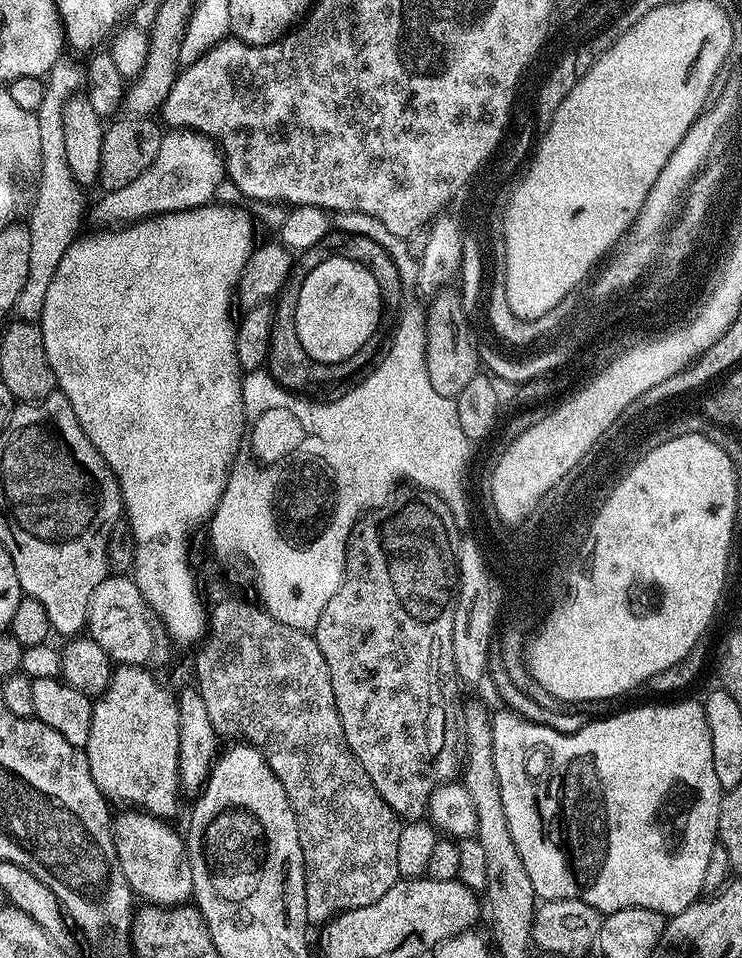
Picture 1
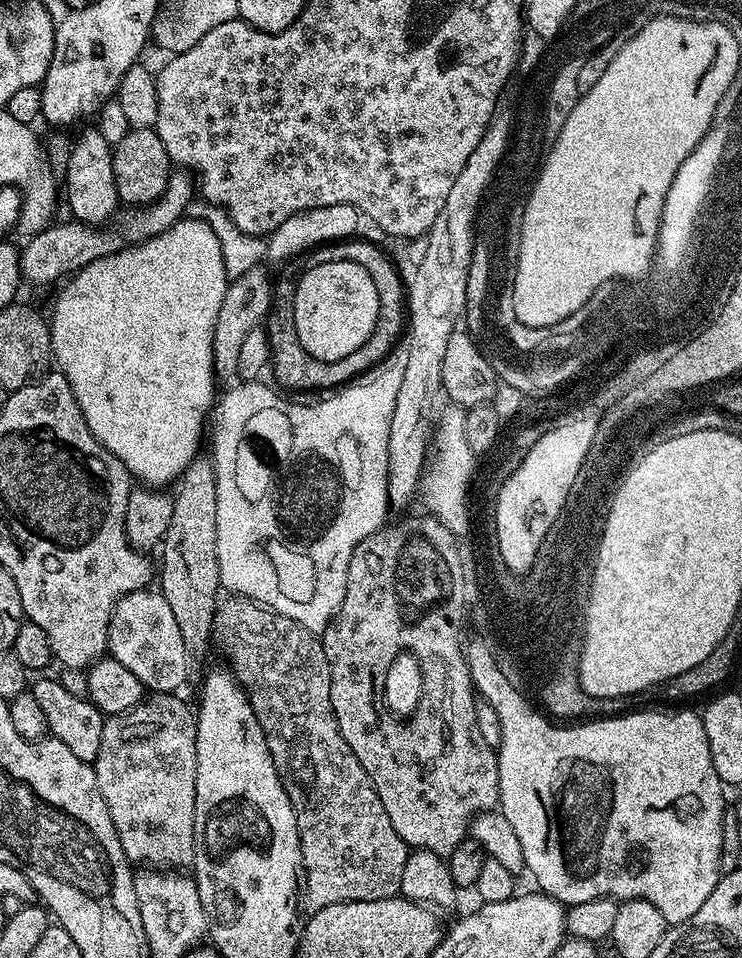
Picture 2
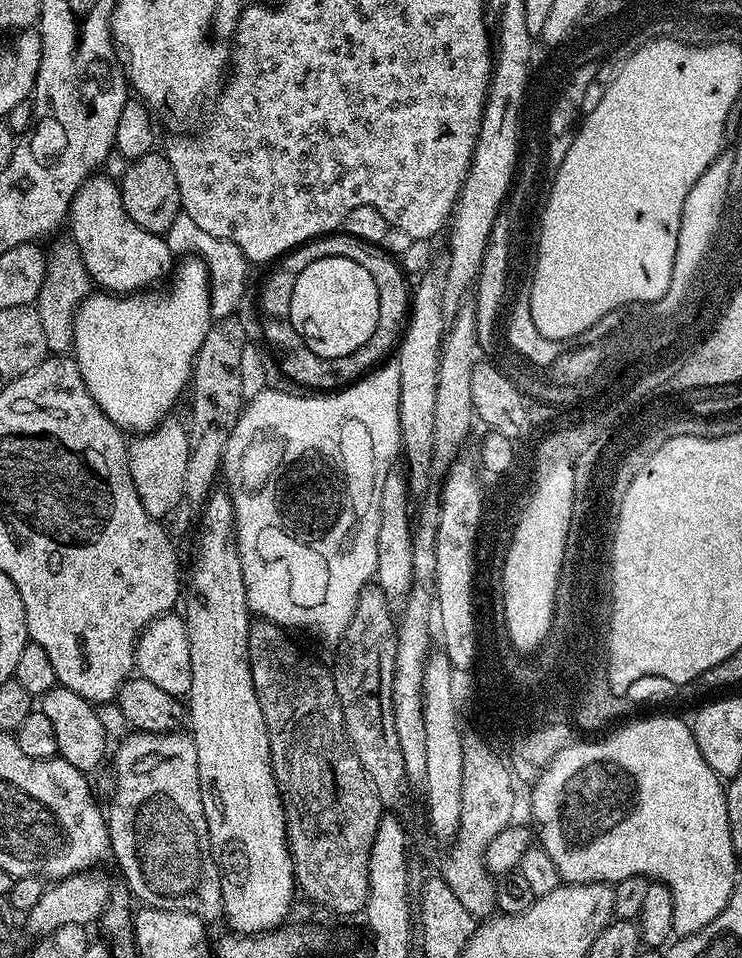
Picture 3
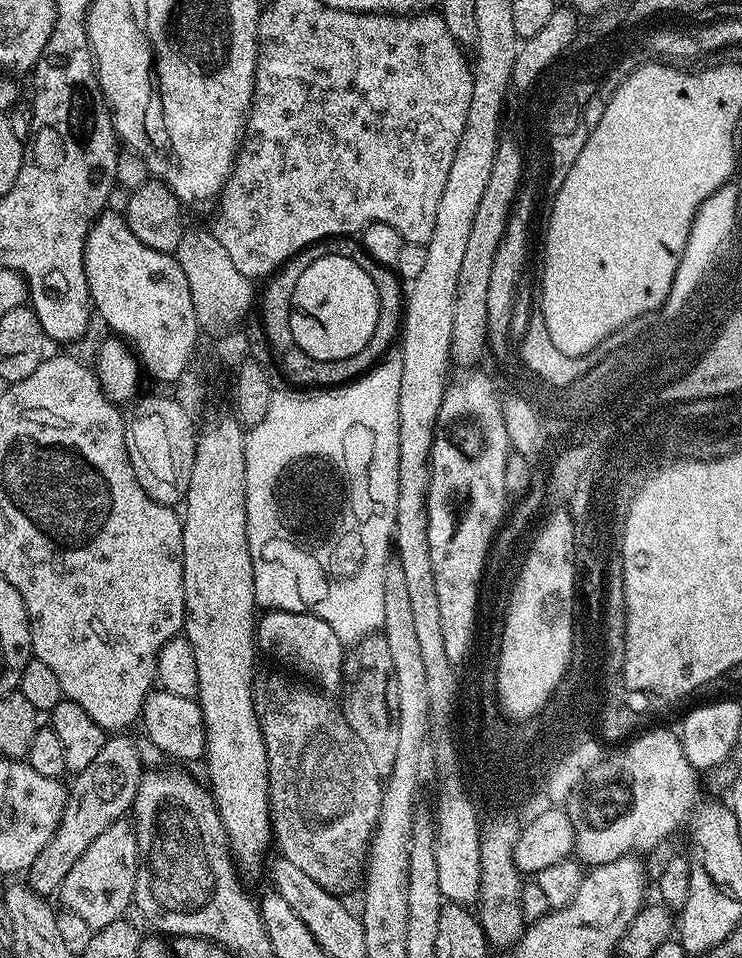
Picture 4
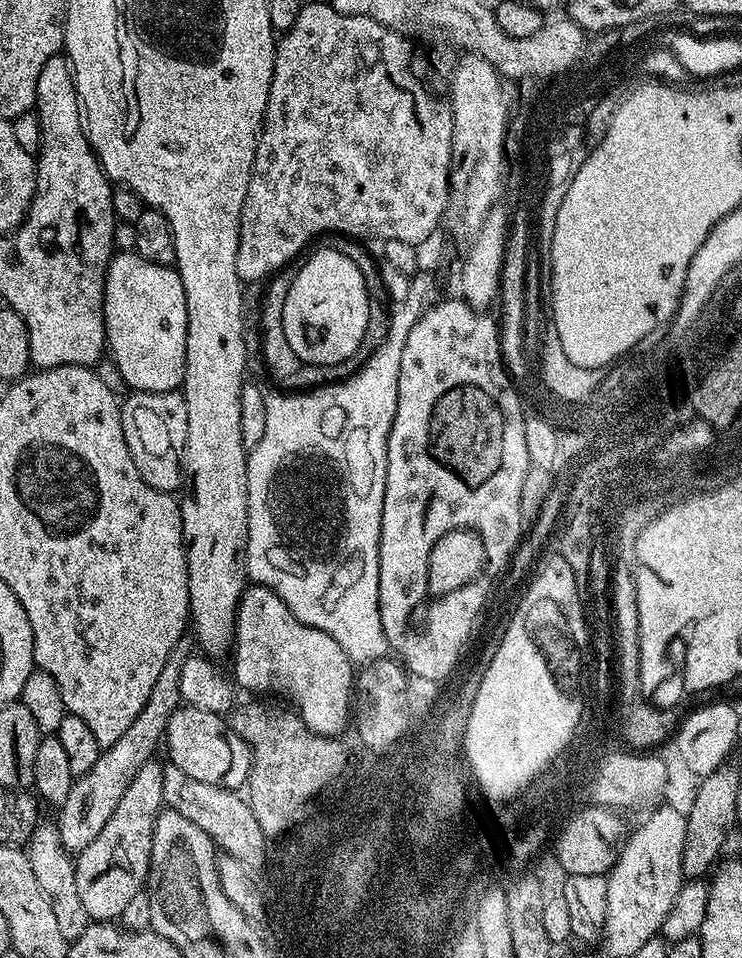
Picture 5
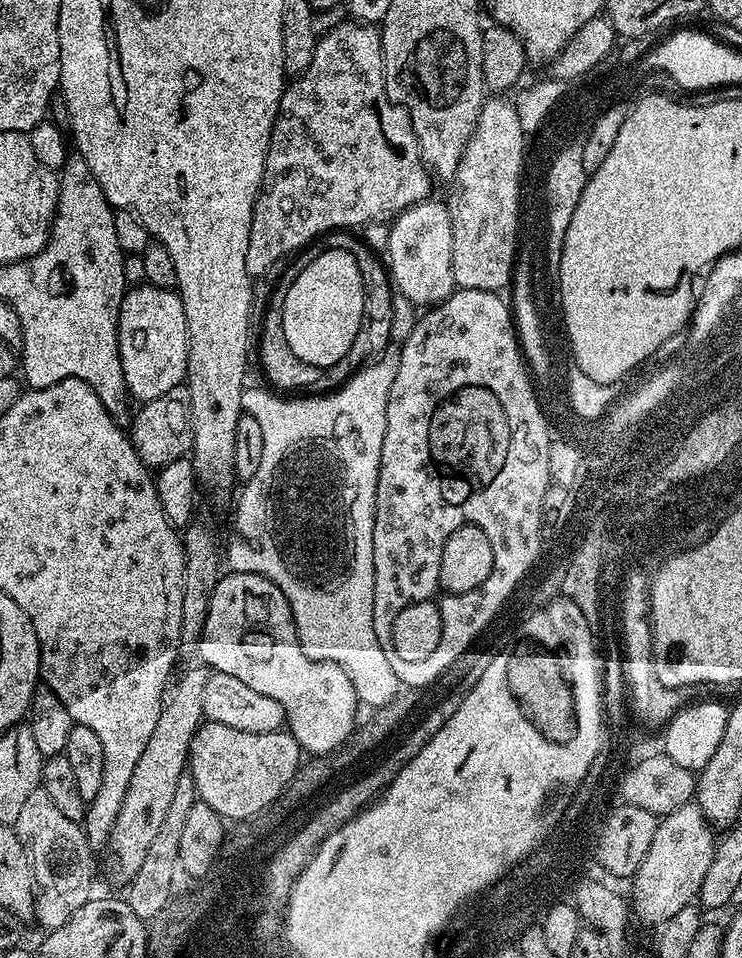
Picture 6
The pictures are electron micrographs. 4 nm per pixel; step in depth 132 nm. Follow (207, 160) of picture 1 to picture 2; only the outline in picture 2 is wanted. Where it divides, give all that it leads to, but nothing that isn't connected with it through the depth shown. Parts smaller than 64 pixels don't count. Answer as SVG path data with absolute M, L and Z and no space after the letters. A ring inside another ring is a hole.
M176 170L169 175L168 185L151 204L125 207L117 211L111 221L103 226L81 224L79 220L71 218L65 219L65 224L53 223L43 228L37 236L27 237L25 244L28 245L19 249L19 274L27 283L29 280L32 284L52 284L60 279L63 281L98 258L108 256L111 252L120 252L129 244L139 244L142 240L162 234L184 216L184 210L193 198L193 177L187 171Z

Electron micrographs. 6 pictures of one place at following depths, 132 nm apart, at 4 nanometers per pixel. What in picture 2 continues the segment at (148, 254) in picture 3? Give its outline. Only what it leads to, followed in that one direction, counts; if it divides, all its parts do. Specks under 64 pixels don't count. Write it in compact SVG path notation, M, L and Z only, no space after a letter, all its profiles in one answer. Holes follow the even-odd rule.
M90 126L75 141L71 141L68 150L68 165L62 169L62 192L68 195L68 208L71 219L81 224L103 226L118 211L118 197L114 186L114 168L112 166L113 145L108 144L96 126Z

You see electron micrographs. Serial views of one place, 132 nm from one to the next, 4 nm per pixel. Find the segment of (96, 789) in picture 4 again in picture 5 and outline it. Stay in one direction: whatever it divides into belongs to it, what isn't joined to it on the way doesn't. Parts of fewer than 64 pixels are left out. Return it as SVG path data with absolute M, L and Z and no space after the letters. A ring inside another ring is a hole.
M182 638L178 641L174 650L170 650L170 658L166 658L166 666L162 666L162 674L158 674L157 680L154 681L150 698L146 698L146 706L142 706L142 714L138 714L138 718L130 722L130 730L126 730L126 734L122 734L118 742L101 751L93 769L73 781L69 797L59 807L60 814L56 818L59 837L69 853L78 854L94 842L114 814L119 799L138 774L138 770L156 756L156 747L161 747L164 731L170 722L170 714L174 714L174 710L181 707L182 662L186 662L186 658L193 655L193 652L194 644L191 639Z

